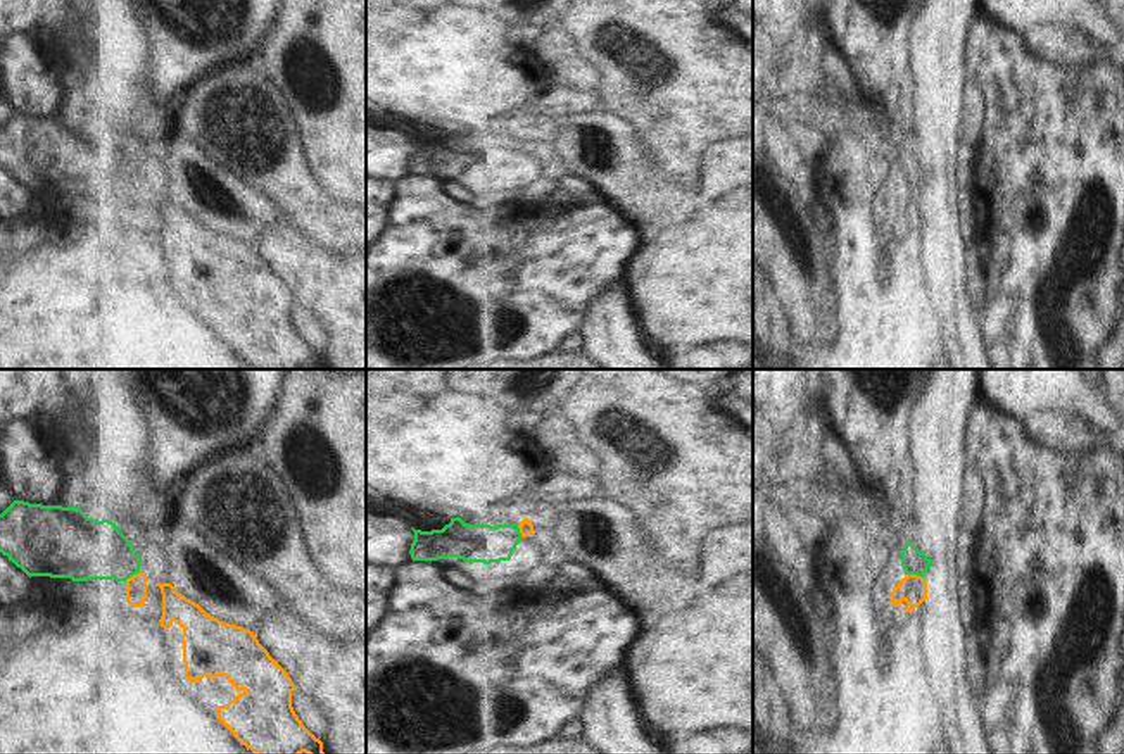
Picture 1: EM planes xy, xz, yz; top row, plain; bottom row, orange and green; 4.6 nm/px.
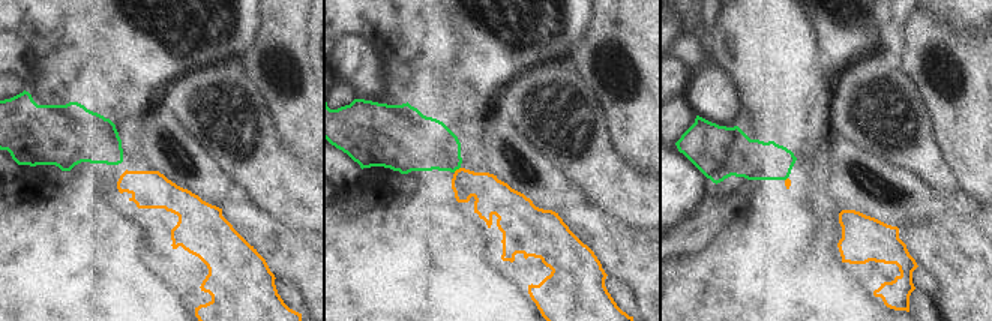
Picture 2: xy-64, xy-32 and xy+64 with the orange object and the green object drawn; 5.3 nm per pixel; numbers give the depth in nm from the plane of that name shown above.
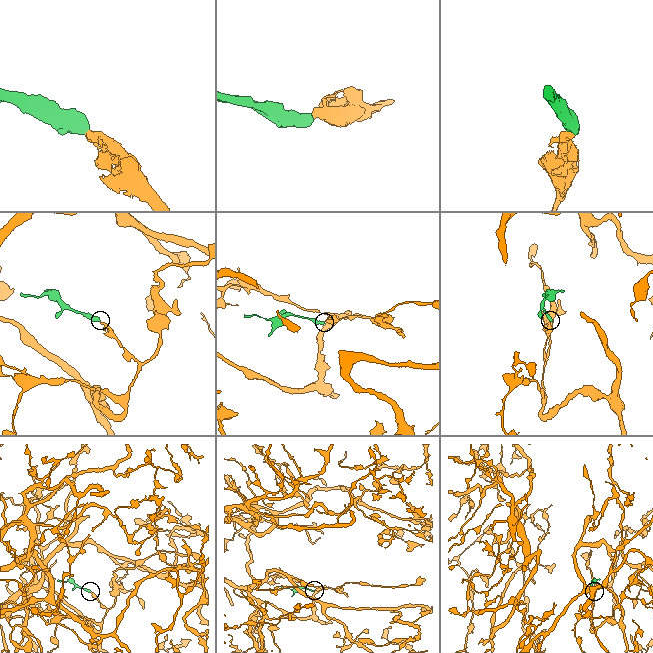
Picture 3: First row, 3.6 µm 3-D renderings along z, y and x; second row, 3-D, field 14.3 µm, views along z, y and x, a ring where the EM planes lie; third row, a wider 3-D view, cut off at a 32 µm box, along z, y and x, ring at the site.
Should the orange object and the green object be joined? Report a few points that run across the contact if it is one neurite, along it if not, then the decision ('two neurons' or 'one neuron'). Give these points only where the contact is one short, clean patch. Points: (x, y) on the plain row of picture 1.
yz (912, 202), (915, 188), (914, 175) | one neuron

